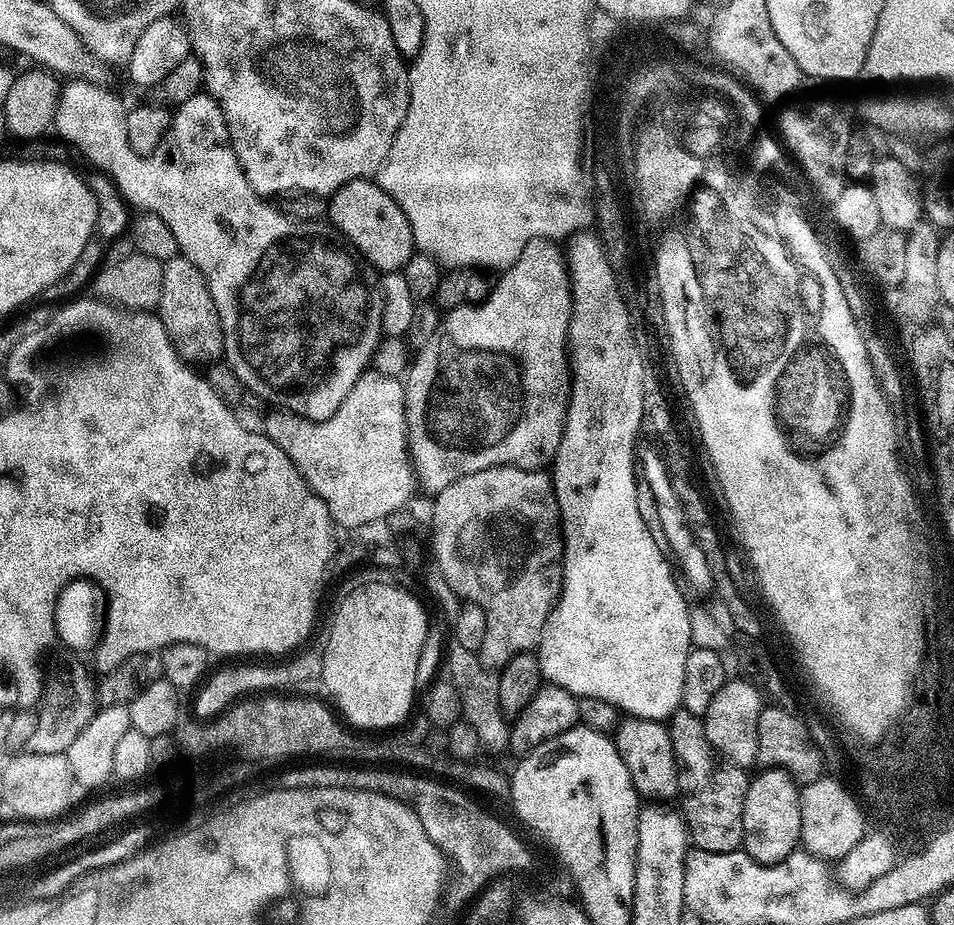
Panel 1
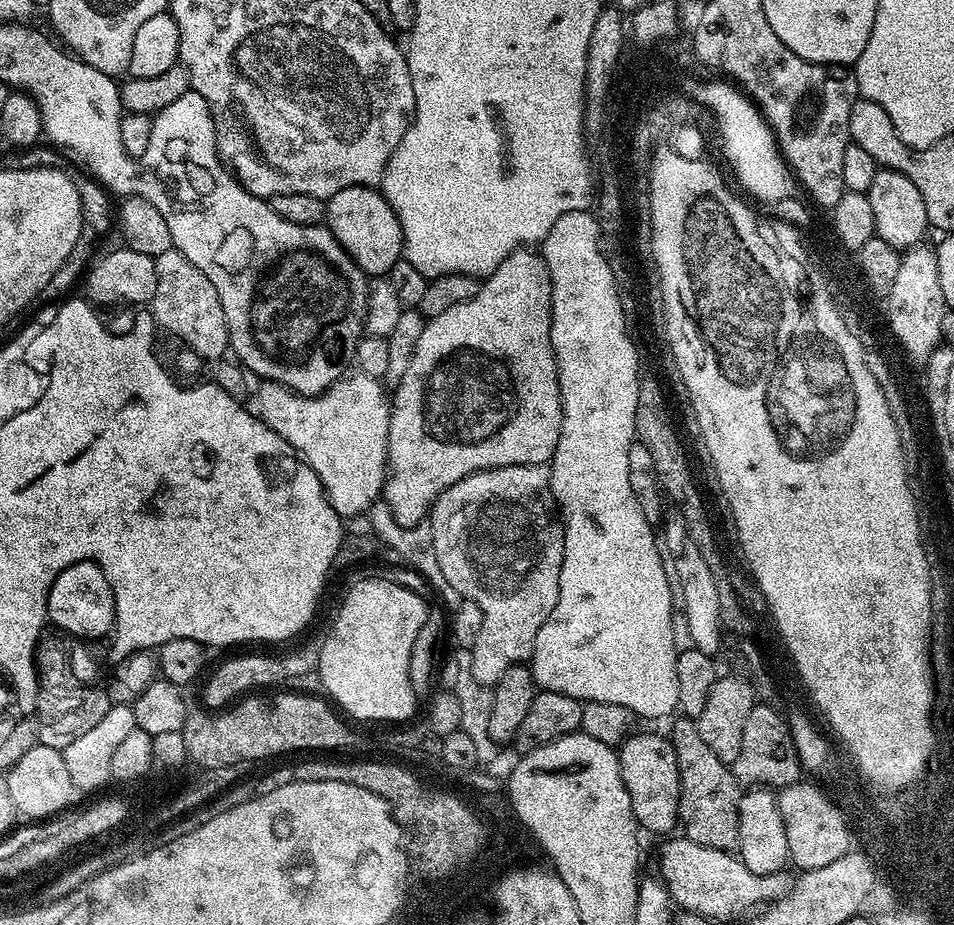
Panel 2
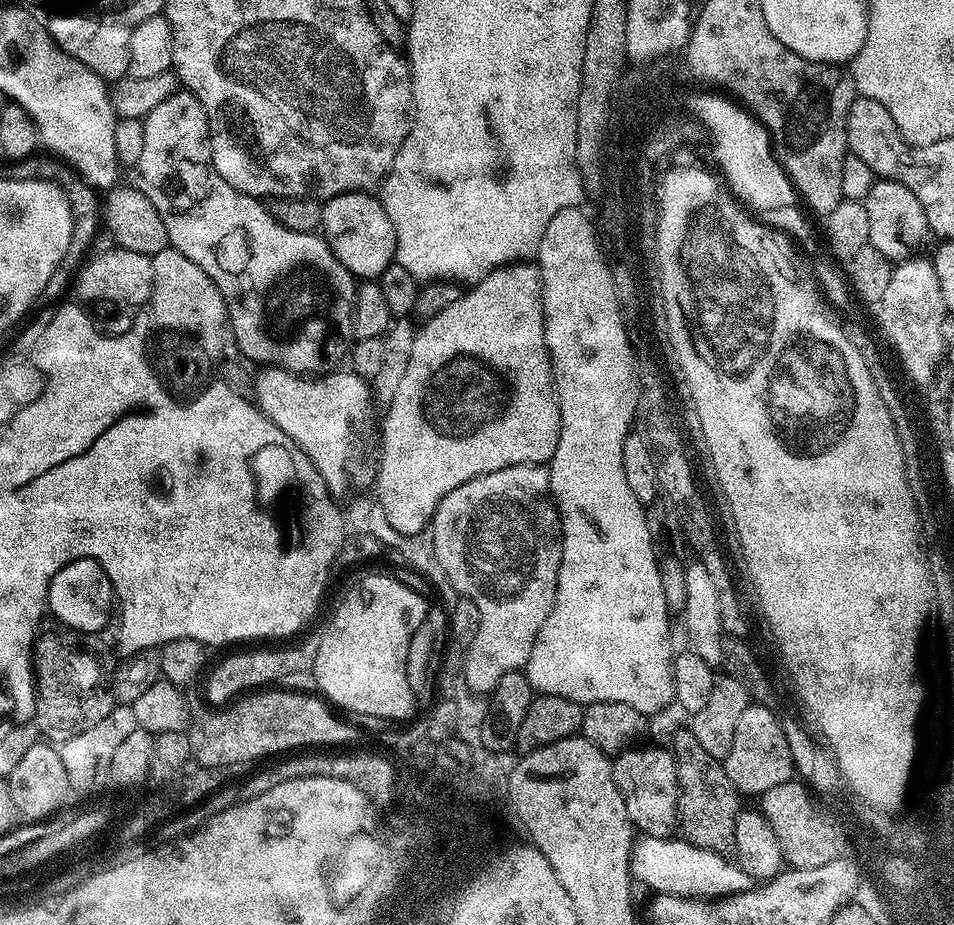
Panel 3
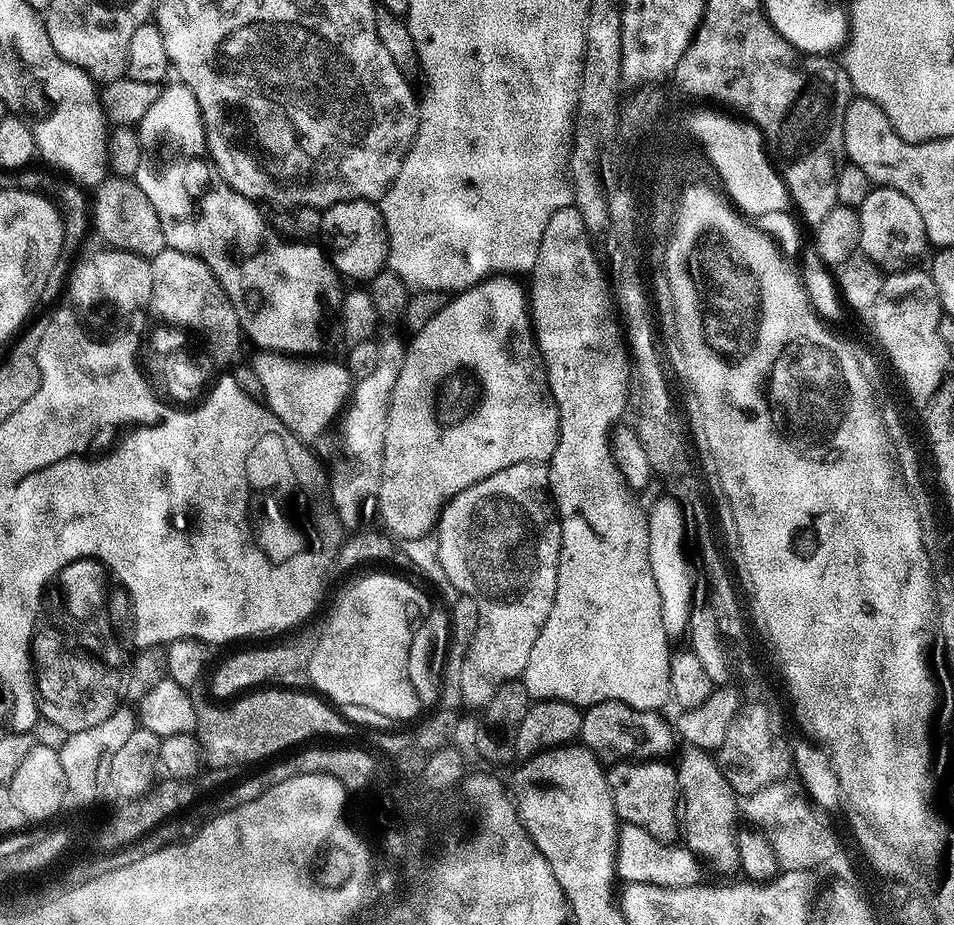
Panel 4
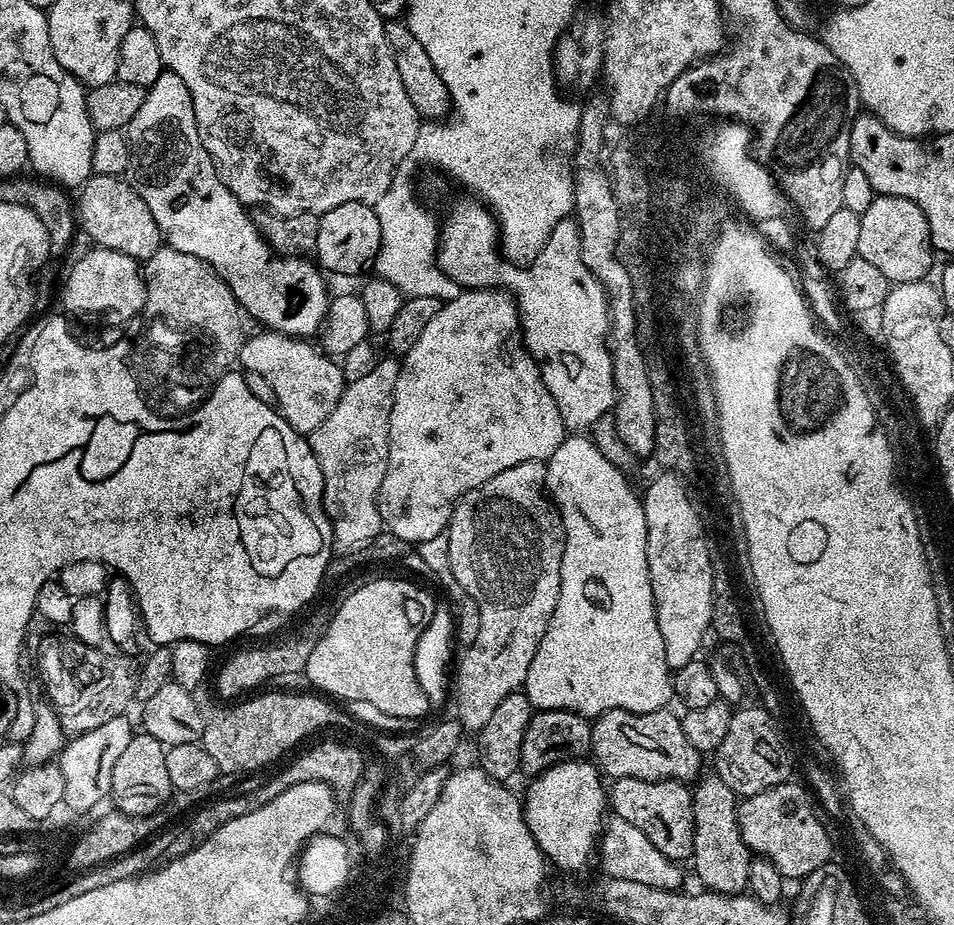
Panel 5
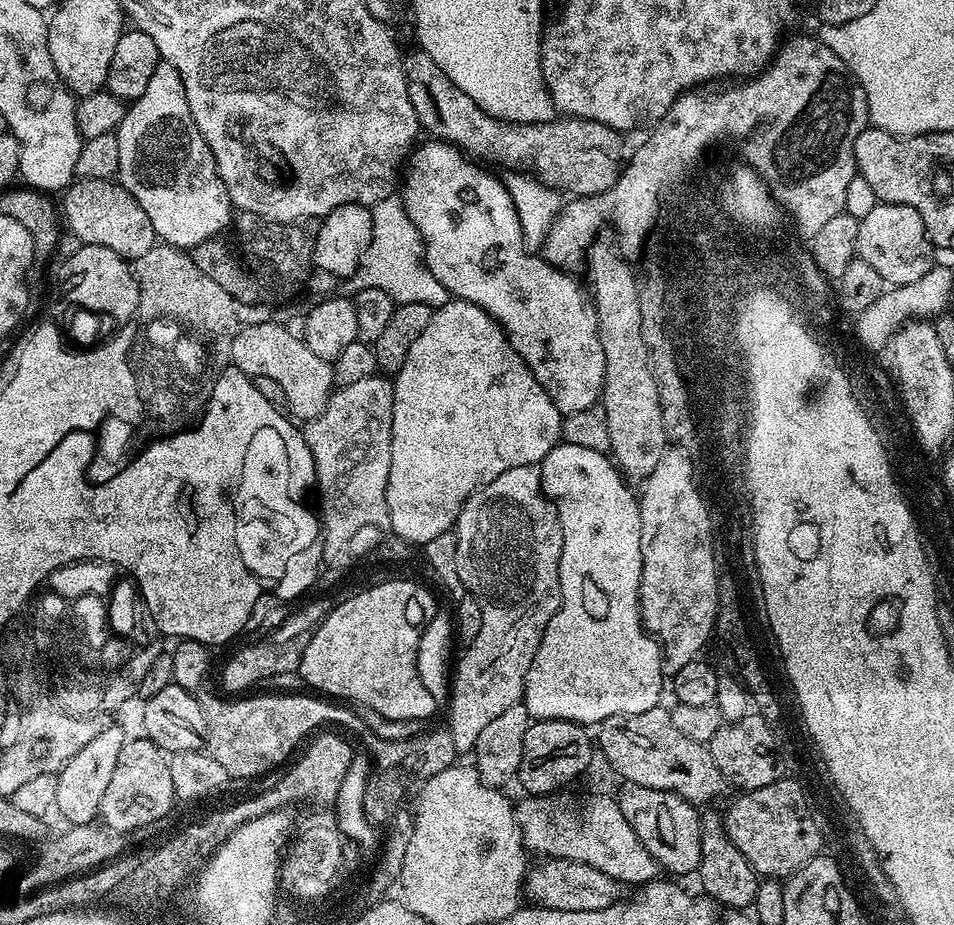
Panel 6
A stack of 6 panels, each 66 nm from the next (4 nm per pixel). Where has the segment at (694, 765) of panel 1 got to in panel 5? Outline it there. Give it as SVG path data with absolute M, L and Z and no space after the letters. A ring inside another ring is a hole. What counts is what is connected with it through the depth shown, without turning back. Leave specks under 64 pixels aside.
M715 774L701 775L695 781L692 793L692 813L694 814L694 846L690 857L690 865L696 871L703 887L709 892L738 896L748 892L750 882L750 866L754 859L742 842L742 834L738 830L736 805L738 797L722 778Z

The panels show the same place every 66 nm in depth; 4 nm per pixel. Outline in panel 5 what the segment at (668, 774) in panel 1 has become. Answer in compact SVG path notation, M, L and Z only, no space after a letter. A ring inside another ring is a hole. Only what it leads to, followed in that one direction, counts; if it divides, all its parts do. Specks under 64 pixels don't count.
M618 778L612 780L606 792L611 811L626 818L630 826L638 826L654 847L666 854L668 860L684 862L692 855L694 846L694 814L692 793L687 783L678 780L643 780Z

